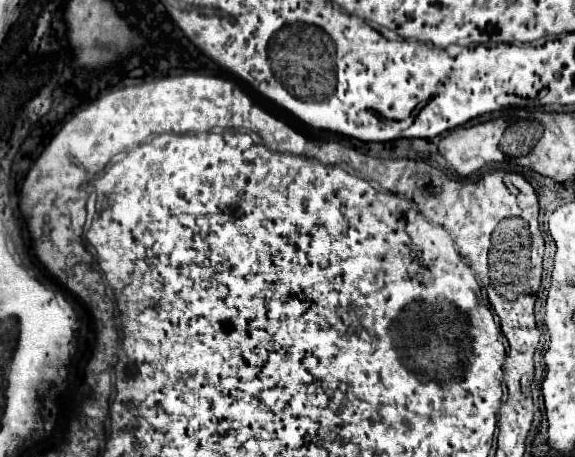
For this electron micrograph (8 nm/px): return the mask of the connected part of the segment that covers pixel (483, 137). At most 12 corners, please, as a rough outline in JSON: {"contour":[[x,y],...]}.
{"contour":[[504,117],[457,126],[439,152],[457,174],[503,162]]}

